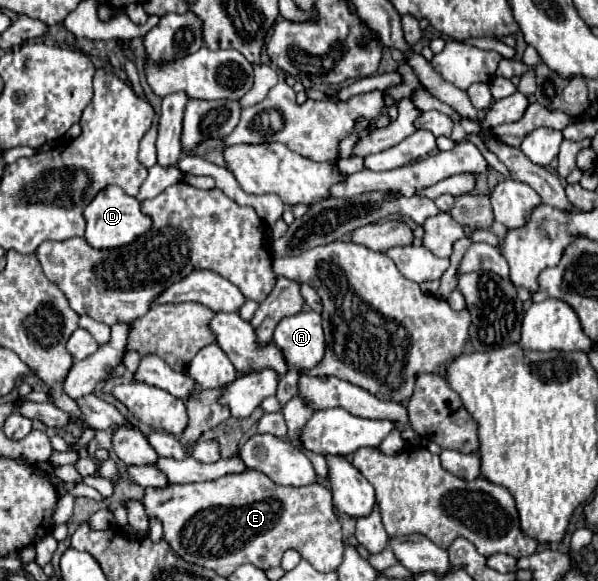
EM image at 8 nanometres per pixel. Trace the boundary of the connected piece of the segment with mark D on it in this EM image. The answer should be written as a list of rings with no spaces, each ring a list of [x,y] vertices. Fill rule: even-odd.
[[[107,185],[105,189],[101,189],[101,193],[97,193],[97,197],[93,197],[93,201],[85,207],[83,217],[87,223],[85,241],[93,249],[113,249],[113,247],[129,245],[131,241],[135,241],[139,235],[143,235],[151,227],[151,219],[141,213],[139,201],[127,195],[117,185]]]

